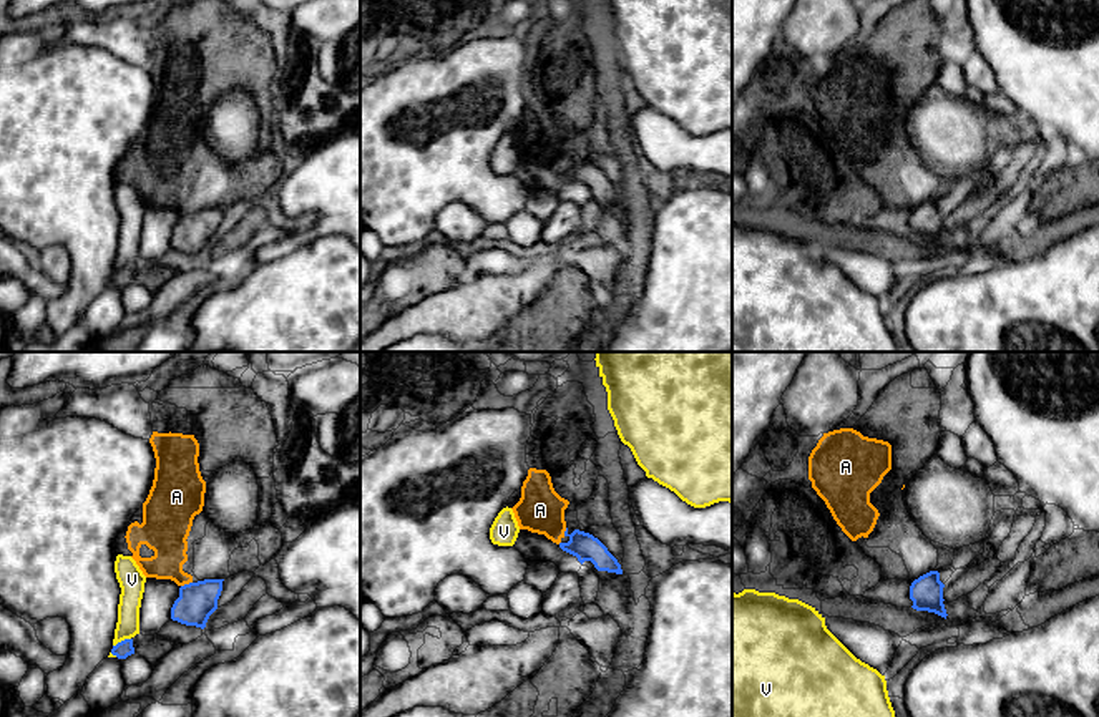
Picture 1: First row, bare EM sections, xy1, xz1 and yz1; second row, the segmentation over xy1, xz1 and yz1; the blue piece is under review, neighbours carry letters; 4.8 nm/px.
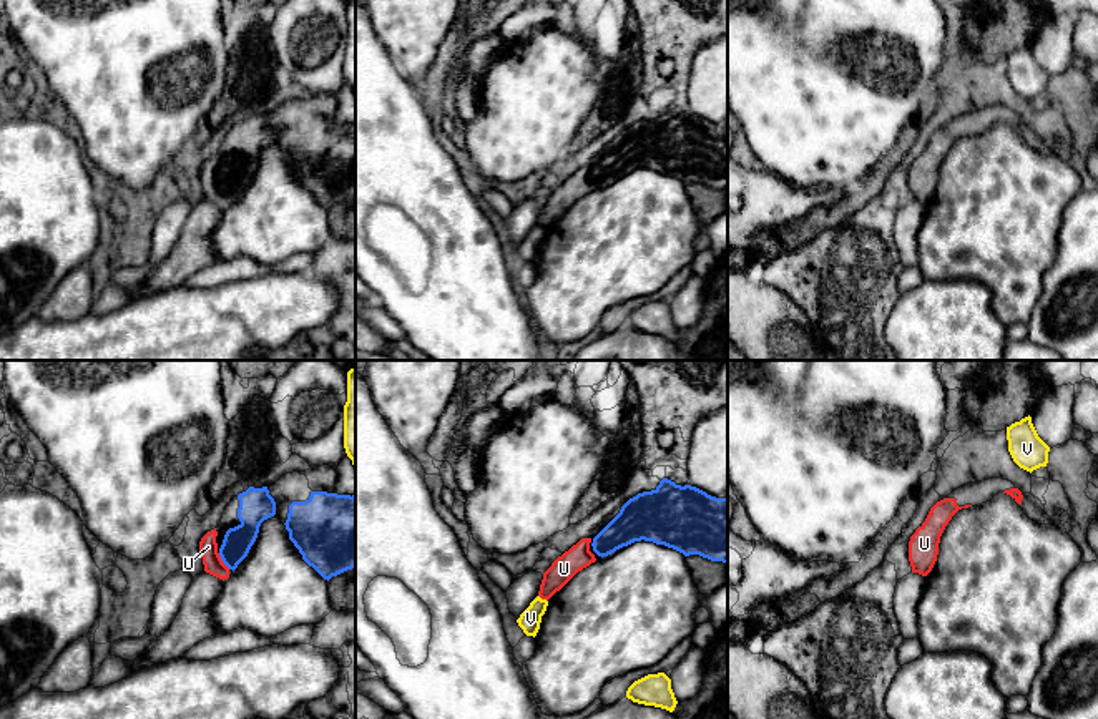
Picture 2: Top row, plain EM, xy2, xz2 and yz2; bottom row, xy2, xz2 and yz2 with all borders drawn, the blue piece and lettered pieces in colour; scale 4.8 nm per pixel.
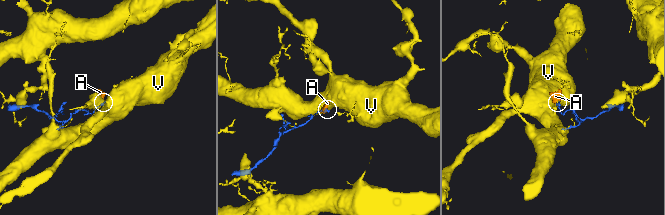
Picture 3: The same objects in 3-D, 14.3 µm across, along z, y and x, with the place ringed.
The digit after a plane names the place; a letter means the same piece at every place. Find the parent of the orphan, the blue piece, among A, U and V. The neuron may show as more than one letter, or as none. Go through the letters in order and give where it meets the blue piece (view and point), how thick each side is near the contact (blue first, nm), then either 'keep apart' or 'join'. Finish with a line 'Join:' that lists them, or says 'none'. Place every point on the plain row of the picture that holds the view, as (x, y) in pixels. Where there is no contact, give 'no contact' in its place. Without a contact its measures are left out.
A: xy1 (186, 213) | 180/180 nm | keep apart
U: xy2 (223, 190) | 140/90 nm | join
V: xy1 (122, 269) | 80/110 nm | keep apart
Join: U

